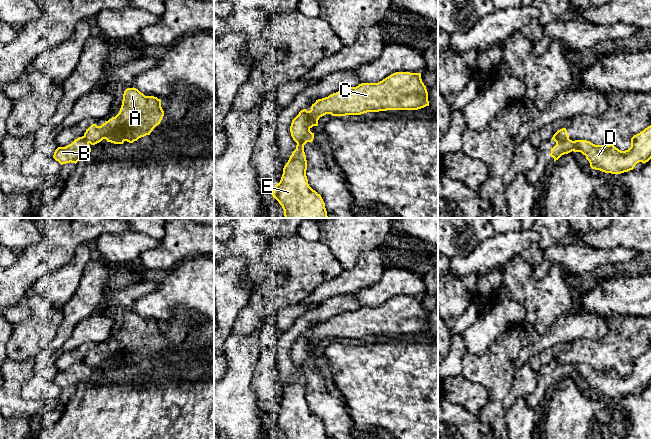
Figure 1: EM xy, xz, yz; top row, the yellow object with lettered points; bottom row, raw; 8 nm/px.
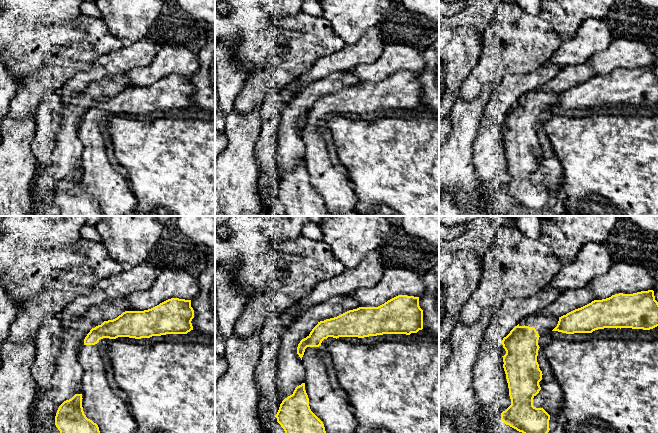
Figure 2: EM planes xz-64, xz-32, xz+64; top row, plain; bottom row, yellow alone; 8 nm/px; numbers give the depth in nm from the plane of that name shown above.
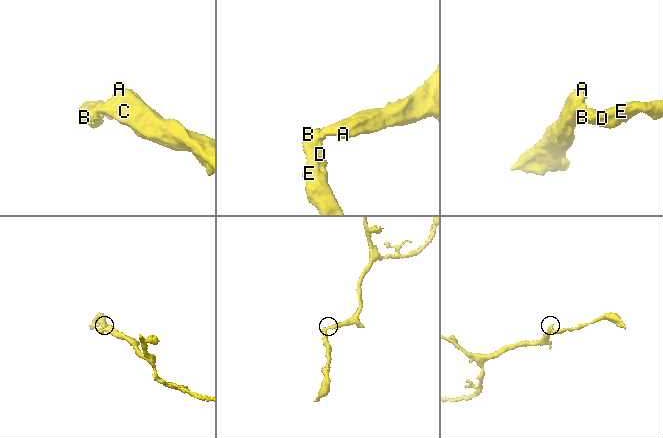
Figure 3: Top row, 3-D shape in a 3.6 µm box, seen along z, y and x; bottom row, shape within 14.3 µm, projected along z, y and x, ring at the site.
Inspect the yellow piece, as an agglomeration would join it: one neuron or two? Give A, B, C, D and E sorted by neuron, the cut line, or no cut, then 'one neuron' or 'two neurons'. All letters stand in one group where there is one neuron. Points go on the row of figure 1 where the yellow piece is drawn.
groups A C / B D E; cut xz (310, 110), (310, 121), (314, 125); two neurons

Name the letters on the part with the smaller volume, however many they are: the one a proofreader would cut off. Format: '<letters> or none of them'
B, D, E

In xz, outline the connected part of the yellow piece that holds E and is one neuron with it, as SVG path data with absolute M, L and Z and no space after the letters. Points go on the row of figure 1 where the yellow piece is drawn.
M306 109L299 112L290 126L291 136L297 143L296 149L284 166L281 180L272 193L282 206L285 218L328 218L321 195L309 186L306 176L304 145L314 139L314 133L310 131L313 126L311 111Z

